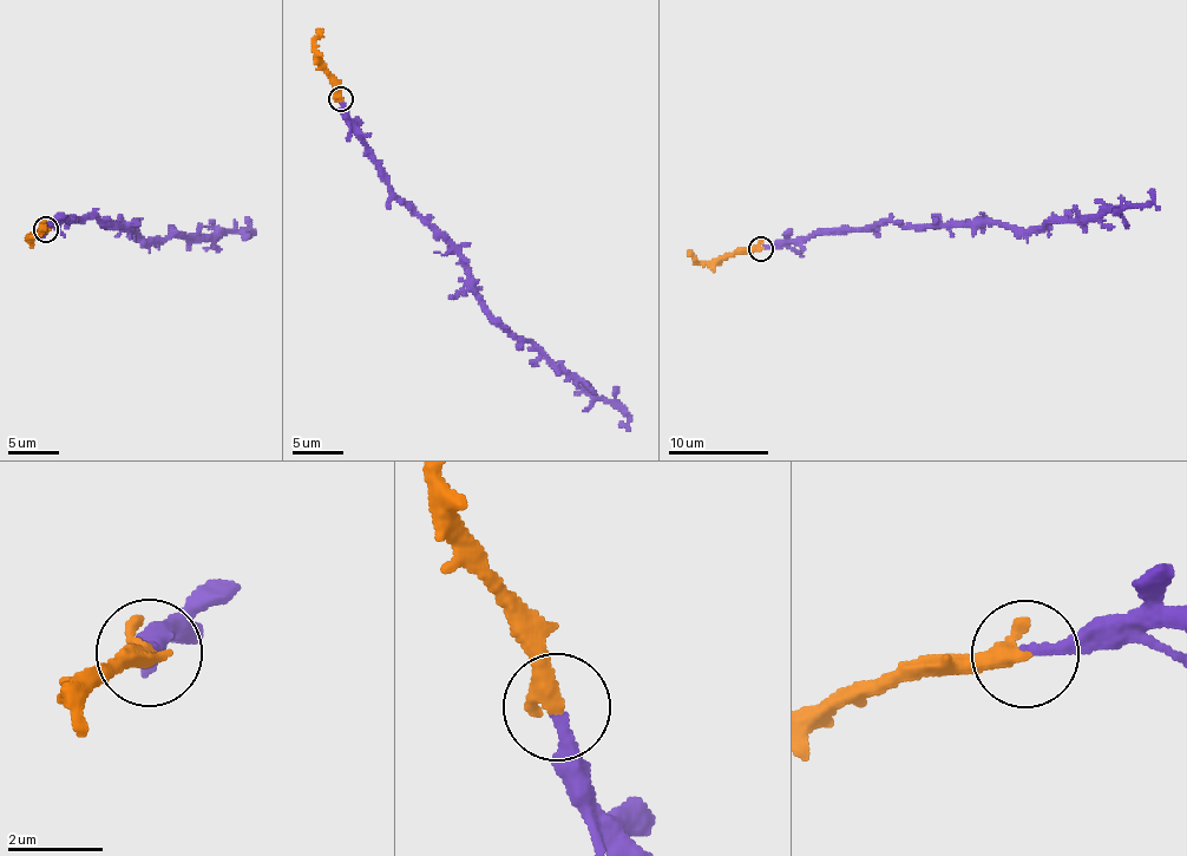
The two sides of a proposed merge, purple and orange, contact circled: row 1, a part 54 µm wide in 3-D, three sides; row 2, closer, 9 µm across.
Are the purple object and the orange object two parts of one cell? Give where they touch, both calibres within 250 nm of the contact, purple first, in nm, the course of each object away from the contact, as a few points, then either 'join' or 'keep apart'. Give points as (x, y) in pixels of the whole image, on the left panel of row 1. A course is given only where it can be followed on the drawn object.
at (46, 229); 260 nm thick on the purple side, 420 nm on the other; purple runs (45, 228), (94, 216), (126, 226), (145, 240), (214, 240), (223, 232), (249, 234), (246, 217); orange runs (45, 228), (30, 236), (45, 226); join

